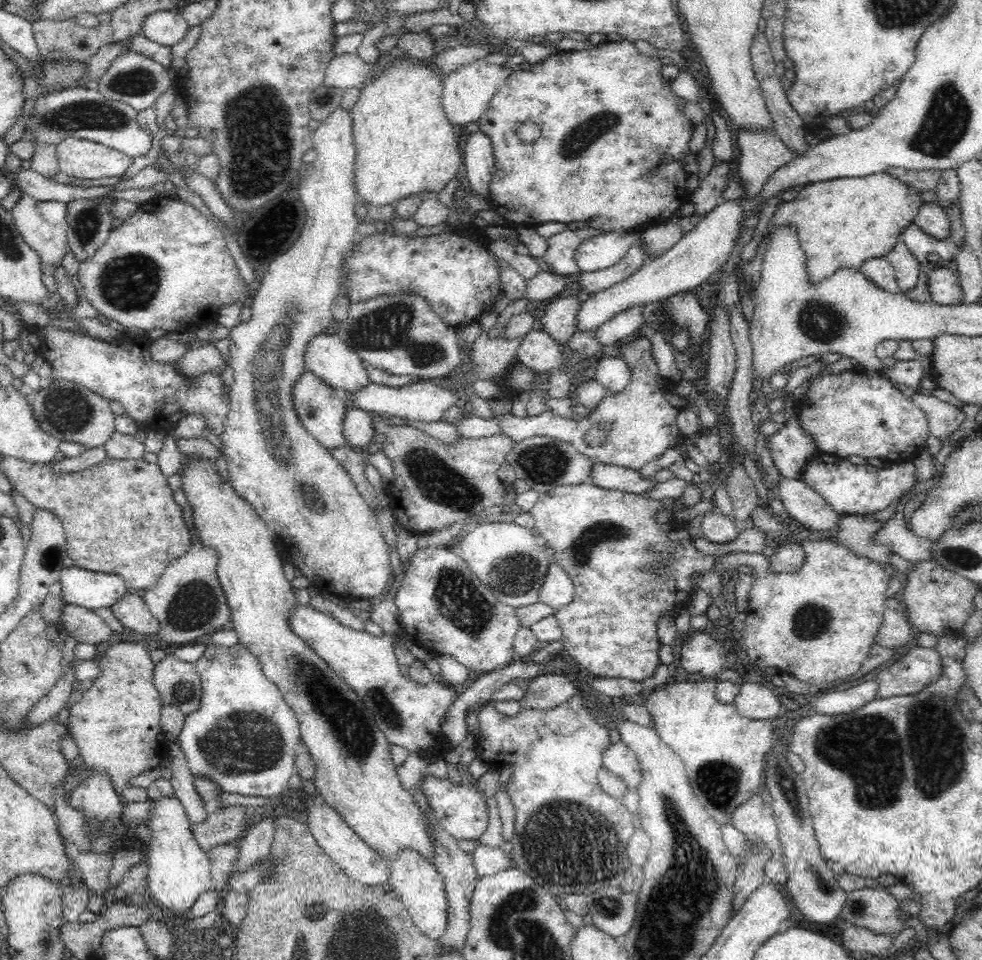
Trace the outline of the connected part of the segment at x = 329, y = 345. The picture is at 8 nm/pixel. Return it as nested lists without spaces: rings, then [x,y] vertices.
[[[324,332],[314,337],[306,348],[304,360],[304,368],[327,385],[347,394],[356,394],[370,383],[361,357],[352,352],[337,334]]]

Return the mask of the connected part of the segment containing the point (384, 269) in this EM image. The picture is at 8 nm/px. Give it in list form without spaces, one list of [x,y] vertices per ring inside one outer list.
[[[452,230],[448,234],[430,236],[430,238],[418,238],[418,236],[402,238],[398,234],[396,236],[374,234],[370,238],[364,238],[350,252],[344,251],[342,257],[344,257],[344,264],[342,264],[344,272],[350,278],[350,282],[346,284],[350,288],[350,300],[347,300],[349,306],[379,298],[380,294],[394,294],[400,291],[415,292],[429,302],[438,318],[458,328],[462,322],[472,322],[482,312],[492,310],[494,302],[504,293],[498,267],[496,267],[498,258],[488,251],[487,247],[482,249],[476,246],[474,238],[472,242],[466,242],[466,238],[460,238],[460,230]]]

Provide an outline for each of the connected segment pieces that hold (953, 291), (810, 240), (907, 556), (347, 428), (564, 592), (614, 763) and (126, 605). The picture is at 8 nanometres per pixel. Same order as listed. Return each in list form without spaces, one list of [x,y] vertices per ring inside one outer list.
[[[948,267],[935,268],[928,277],[927,290],[930,300],[936,304],[958,305],[964,299],[965,290],[956,274]]]
[[[883,171],[870,176],[836,178],[834,180],[811,182],[810,186],[806,186],[804,190],[801,190],[800,194],[797,194],[794,200],[786,203],[782,202],[782,206],[777,207],[773,215],[776,216],[776,218],[774,218],[776,221],[793,221],[793,223],[797,225],[797,235],[800,237],[801,248],[804,249],[805,255],[808,256],[808,268],[806,269],[808,273],[810,273],[811,282],[814,284],[814,282],[820,282],[826,279],[826,277],[830,276],[831,273],[834,273],[835,270],[842,265],[844,265],[844,267],[861,268],[862,263],[866,262],[866,260],[874,257],[885,257],[889,252],[892,252],[898,240],[902,239],[902,234],[904,234],[906,228],[914,223],[914,218],[918,214],[922,203],[920,190],[913,188],[912,185],[906,184],[905,181],[902,181],[900,178],[893,177],[886,171]]]
[[[900,509],[882,526],[882,530],[878,530],[873,536],[873,541],[876,545],[890,547],[892,553],[909,562],[916,564],[932,561],[930,556],[932,541],[916,536],[910,528],[907,528],[904,514]]]
[[[349,408],[343,420],[343,435],[347,446],[366,454],[373,450],[370,444],[376,429],[373,428],[372,414],[361,408]]]
[[[550,560],[549,570],[539,590],[539,600],[556,611],[563,605],[570,604],[572,596],[574,583],[570,575],[558,566],[556,560]]]
[[[622,741],[609,744],[604,750],[603,766],[608,771],[619,775],[629,790],[636,791],[642,777],[637,756]]]
[[[126,593],[111,606],[114,616],[128,628],[138,634],[156,636],[160,632],[160,623],[152,617],[143,598],[136,593]]]

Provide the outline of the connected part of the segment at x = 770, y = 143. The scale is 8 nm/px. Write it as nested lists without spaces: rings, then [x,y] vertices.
[[[740,130],[738,146],[740,147],[740,158],[737,160],[739,182],[744,189],[740,199],[757,198],[757,194],[772,173],[788,164],[794,157],[794,153],[782,143],[780,137],[767,134],[764,130],[760,132]]]

